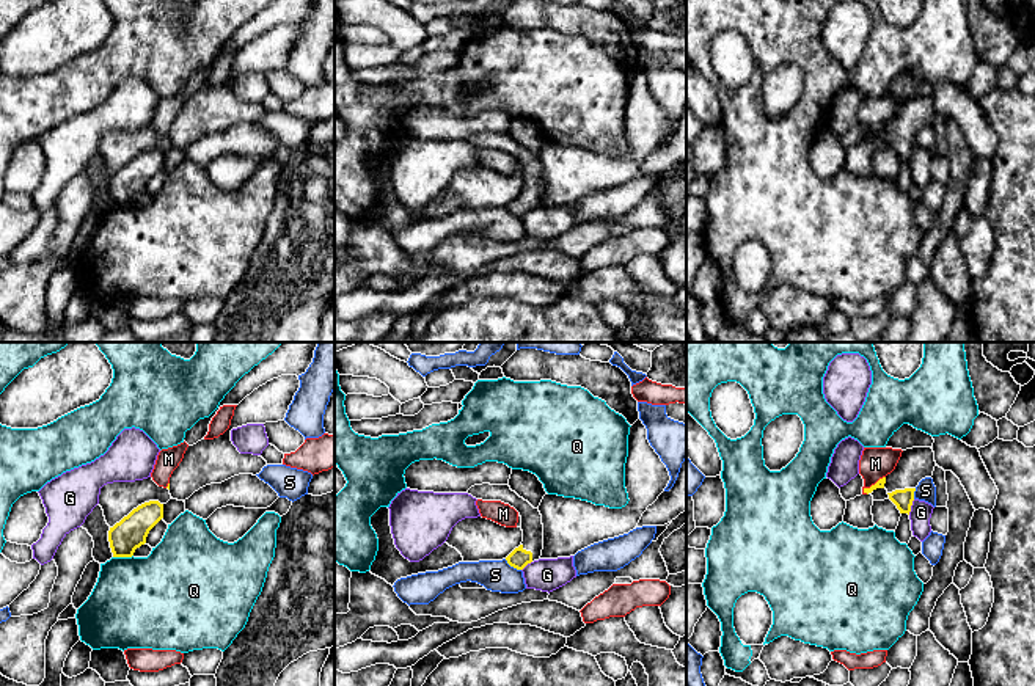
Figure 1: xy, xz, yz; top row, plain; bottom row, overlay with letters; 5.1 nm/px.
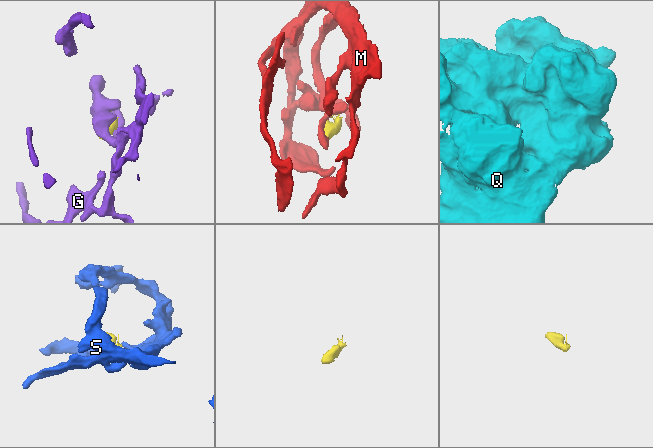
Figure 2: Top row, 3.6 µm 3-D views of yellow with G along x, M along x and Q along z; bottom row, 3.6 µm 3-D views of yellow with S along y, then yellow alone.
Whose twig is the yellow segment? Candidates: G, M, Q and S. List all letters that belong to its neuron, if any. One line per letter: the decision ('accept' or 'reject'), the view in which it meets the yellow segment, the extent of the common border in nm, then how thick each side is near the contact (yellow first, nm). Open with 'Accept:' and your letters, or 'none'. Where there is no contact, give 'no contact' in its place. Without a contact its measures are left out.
Accept: none
G: reject | yz | 90 nm | 100/110 nm
M: reject | yz | 150 nm | 50/160 nm
Q: reject | xy | 110 nm | 170/460 nm
S: reject | xz | 110 nm | 100/160 nm

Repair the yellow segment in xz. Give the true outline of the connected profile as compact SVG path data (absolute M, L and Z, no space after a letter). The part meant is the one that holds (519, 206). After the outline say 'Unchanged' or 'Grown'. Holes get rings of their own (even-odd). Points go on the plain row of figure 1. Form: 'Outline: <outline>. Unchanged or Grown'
Outline: M474 133L468 140L476 148L501 149L514 155L521 165L523 190L507 206L507 212L523 218L528 212L539 209L543 198L543 173L539 157L520 146L509 133Z. Grown

